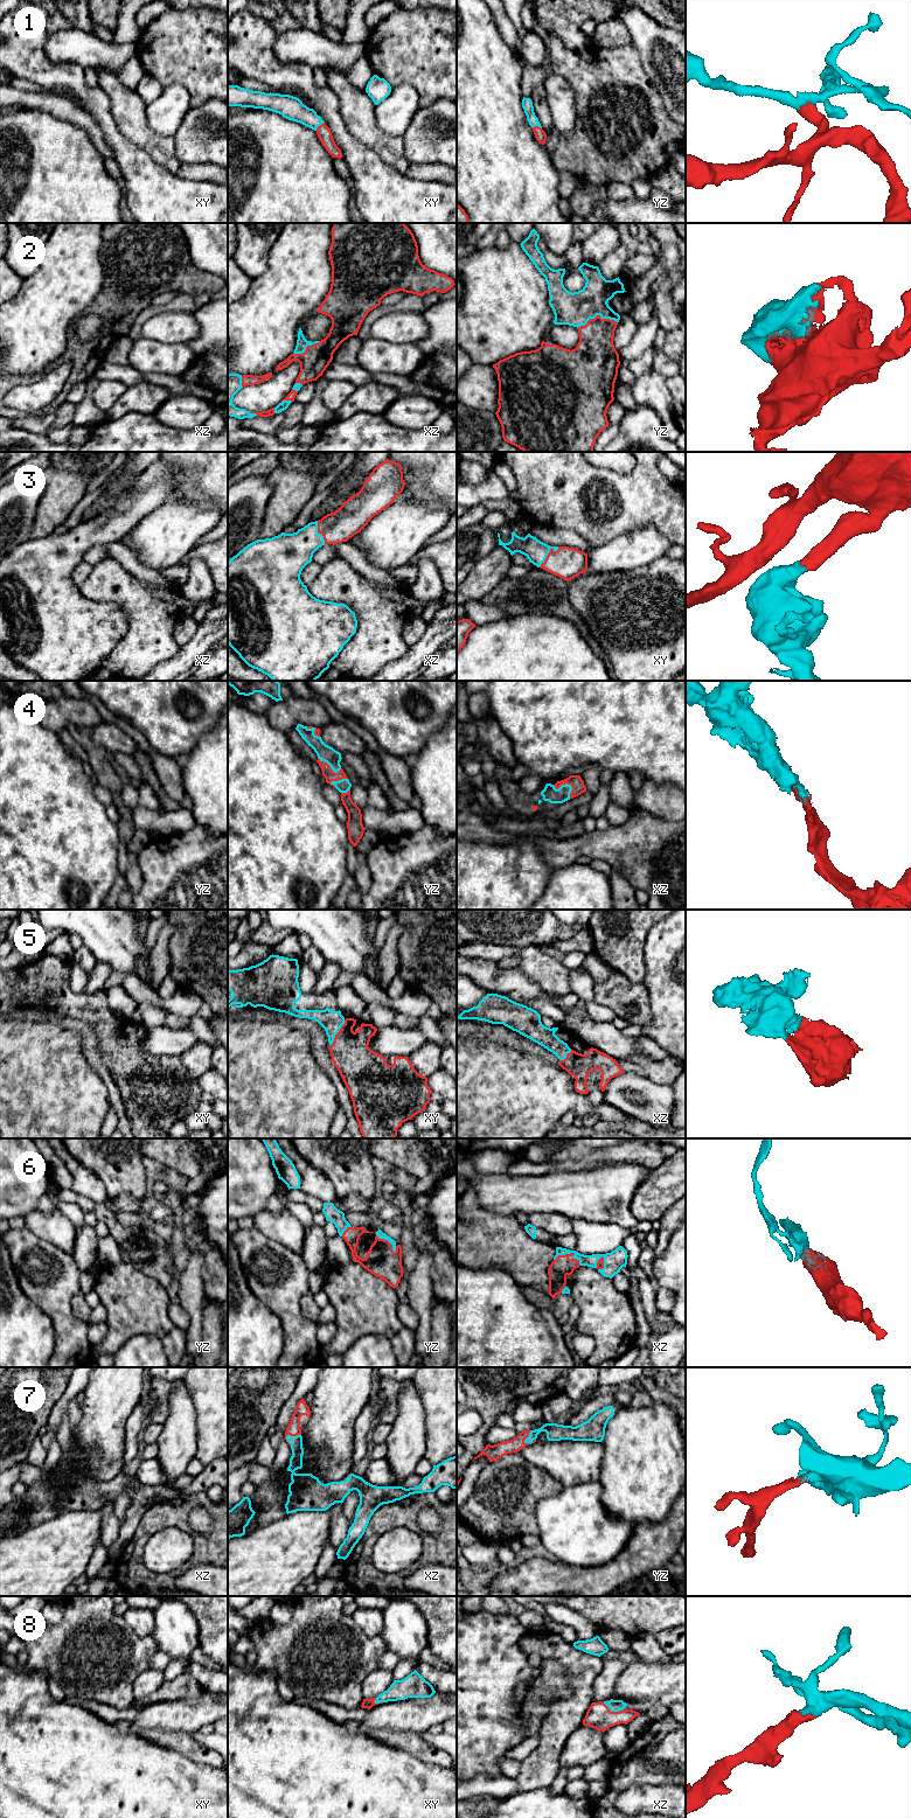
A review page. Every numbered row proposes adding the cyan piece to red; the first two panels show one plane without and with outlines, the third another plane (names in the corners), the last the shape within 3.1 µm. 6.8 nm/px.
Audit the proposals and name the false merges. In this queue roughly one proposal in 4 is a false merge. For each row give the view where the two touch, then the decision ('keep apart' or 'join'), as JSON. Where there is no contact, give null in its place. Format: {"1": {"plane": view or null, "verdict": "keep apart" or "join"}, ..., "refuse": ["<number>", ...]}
{"1": {"plane": "xy", "verdict": "join"}, "2": {"plane": "yz", "verdict": "join"}, "3": {"plane": "xy", "verdict": "join"}, "4": {"plane": "xz", "verdict": "join"}, "5": {"plane": "xy", "verdict": "join"}, "6": {"plane": "xz", "verdict": "join"}, "7": {"plane": "xz", "verdict": "join"}, "8": {"plane": "xz", "verdict": "join"}, "refuse": []}

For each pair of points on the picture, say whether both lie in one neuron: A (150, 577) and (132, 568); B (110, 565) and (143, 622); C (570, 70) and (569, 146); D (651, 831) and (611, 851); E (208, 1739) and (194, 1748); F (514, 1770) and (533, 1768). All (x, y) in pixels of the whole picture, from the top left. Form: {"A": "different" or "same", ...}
{"A": "same", "B": "same", "C": "same", "D": "same", "E": "different", "F": "different"}

